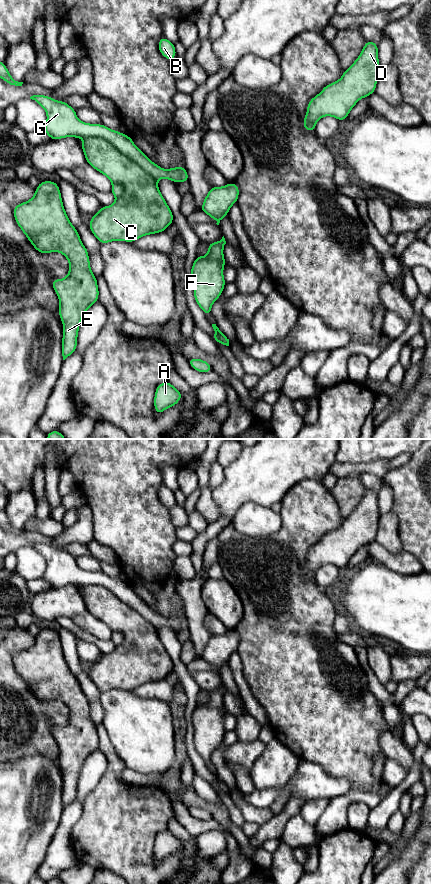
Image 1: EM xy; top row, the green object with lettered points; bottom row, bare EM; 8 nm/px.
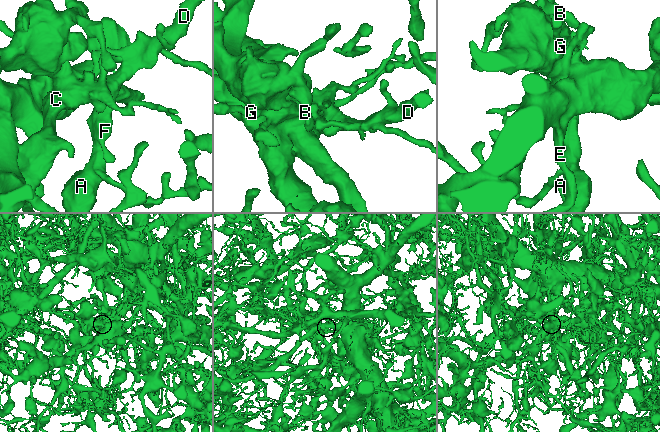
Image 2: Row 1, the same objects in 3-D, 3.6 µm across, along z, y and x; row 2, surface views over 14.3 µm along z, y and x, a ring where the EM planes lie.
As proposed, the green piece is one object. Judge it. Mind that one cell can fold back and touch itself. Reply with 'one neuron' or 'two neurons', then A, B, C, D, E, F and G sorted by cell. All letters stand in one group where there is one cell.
two neurons; A D F G / B C E

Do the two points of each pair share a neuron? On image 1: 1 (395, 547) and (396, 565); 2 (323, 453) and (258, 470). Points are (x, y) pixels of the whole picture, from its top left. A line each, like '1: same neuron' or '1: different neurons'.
1: different neurons
2: same neuron

